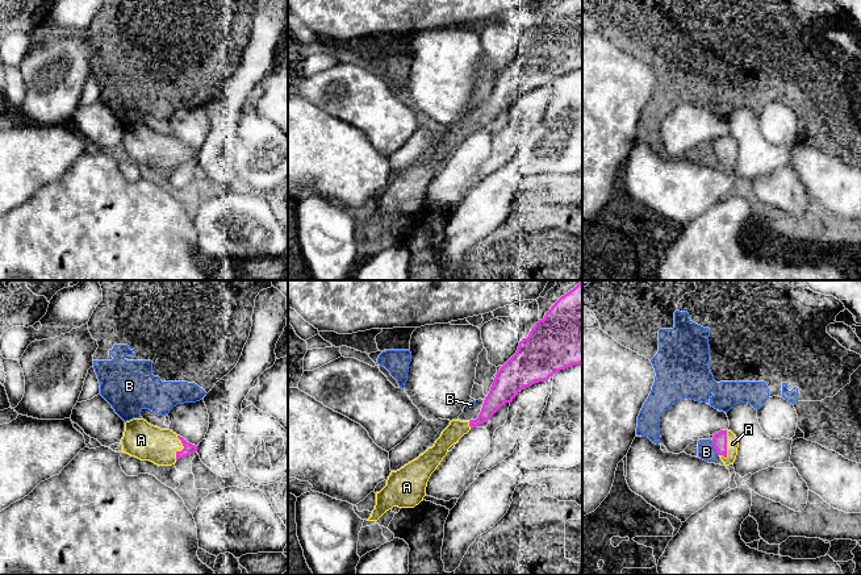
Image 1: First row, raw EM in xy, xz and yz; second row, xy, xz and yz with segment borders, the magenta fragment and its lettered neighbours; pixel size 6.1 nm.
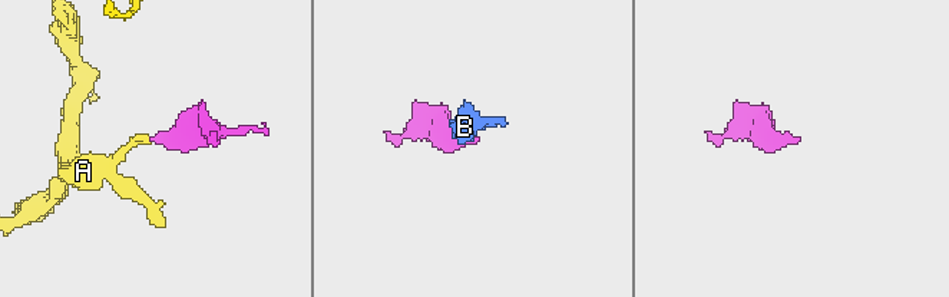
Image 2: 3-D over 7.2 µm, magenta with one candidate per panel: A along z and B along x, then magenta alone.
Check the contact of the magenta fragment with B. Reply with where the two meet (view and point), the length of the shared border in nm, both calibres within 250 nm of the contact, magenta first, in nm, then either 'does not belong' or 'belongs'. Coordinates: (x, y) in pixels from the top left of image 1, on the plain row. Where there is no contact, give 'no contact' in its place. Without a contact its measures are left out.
meets magenta in yz at (714, 153); contact 100 nm long; 90 nm thick on the magenta side, 110 nm on the other; does not belong

